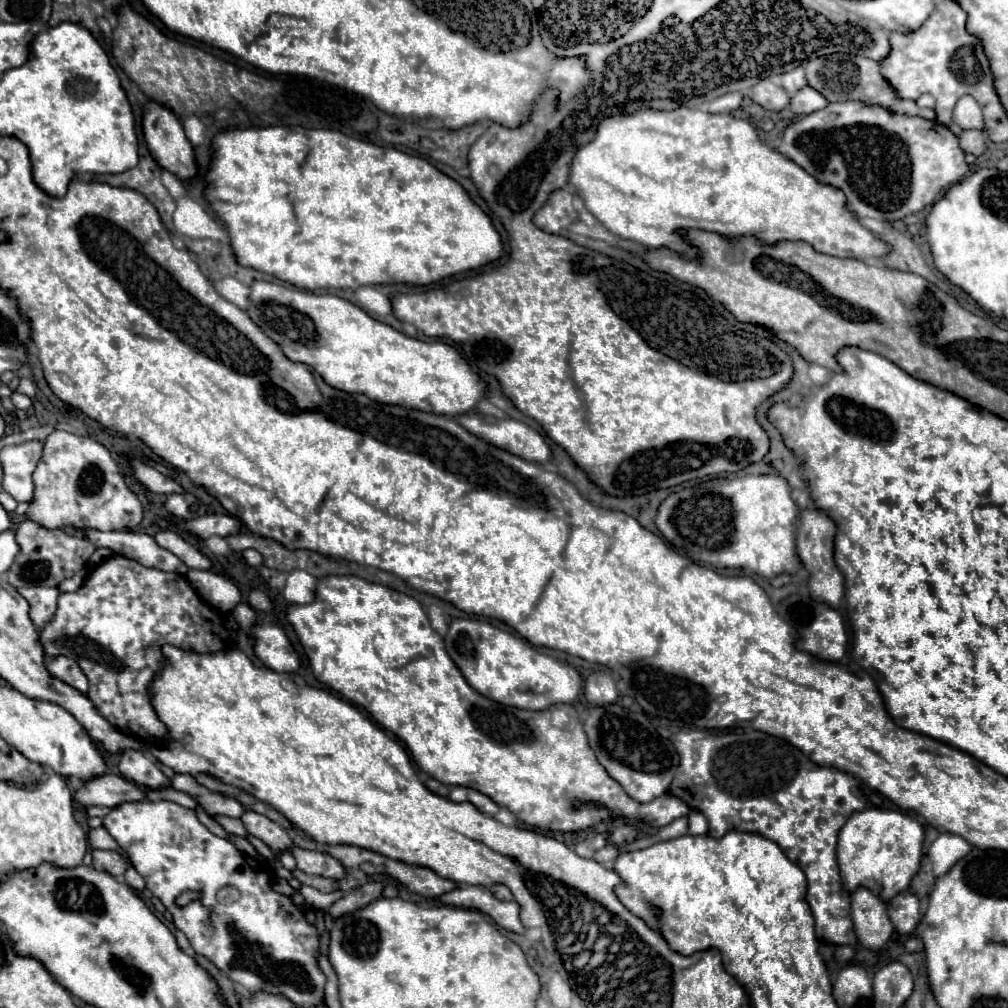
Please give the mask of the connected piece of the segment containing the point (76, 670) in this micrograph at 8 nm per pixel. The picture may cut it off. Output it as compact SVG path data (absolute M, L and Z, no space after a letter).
M58 656L56 660L46 660L44 664L46 664L46 670L48 670L48 674L52 678L70 684L72 688L76 688L82 694L88 694L88 680L80 672L80 666L74 660L68 660L64 656Z

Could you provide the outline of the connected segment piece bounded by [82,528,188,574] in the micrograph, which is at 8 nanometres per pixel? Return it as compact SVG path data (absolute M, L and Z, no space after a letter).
M82 530L86 540L92 540L98 548L108 548L120 556L126 556L130 560L136 560L148 568L164 570L164 572L176 572L176 574L186 574L188 568L186 564L174 556L172 552L160 548L152 536L140 534L140 532L126 532L126 530L116 530L116 532L102 532L102 530Z

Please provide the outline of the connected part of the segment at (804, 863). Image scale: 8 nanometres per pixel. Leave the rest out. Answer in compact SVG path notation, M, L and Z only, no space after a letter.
M684 728L672 734L670 742L680 756L680 766L668 792L704 814L710 824L708 834L714 838L728 830L742 830L776 842L806 874L806 900L814 914L816 938L834 946L854 946L856 934L838 870L836 842L848 816L866 808L858 782L838 768L814 764L790 742L752 728L724 734Z

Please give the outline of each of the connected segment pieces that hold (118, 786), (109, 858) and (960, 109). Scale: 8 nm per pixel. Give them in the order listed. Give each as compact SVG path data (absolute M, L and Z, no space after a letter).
M104 774L98 776L96 780L90 780L74 796L76 802L82 806L108 806L108 808L116 808L124 802L146 800L146 792L140 786L116 774Z
M94 850L92 856L94 856L92 866L96 870L104 870L112 876L124 876L124 872L130 866L130 860L124 854L114 852L114 850Z
M962 96L954 108L952 122L956 122L962 130L984 130L982 108L972 96Z

